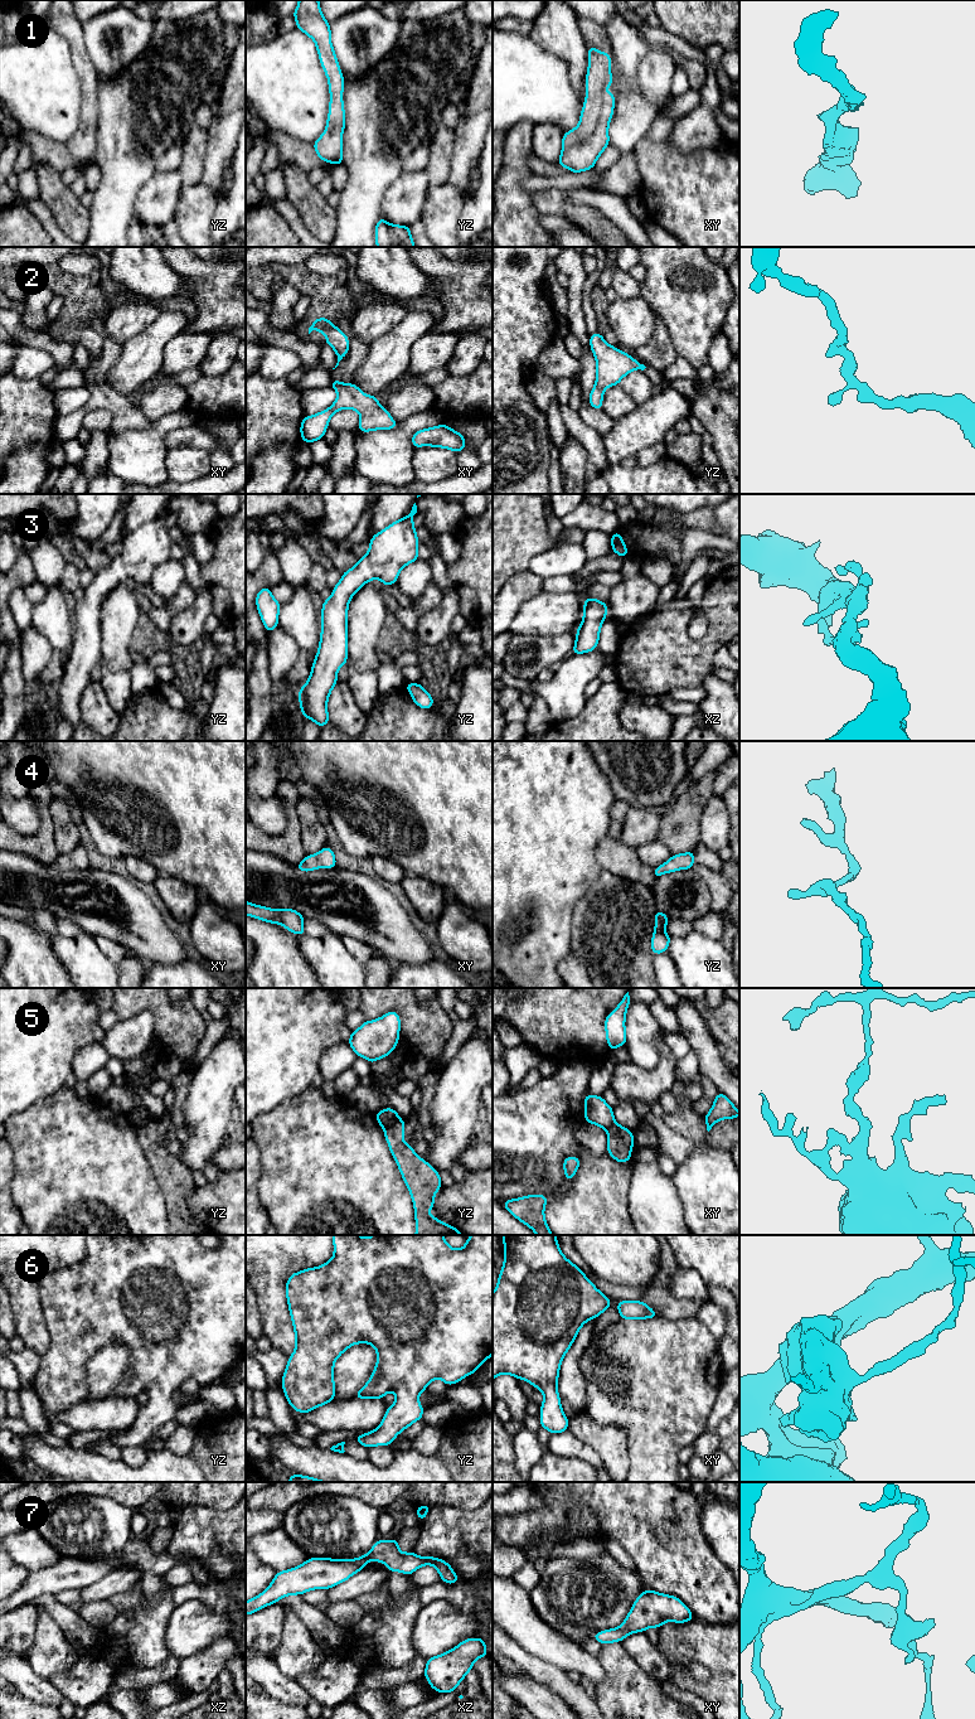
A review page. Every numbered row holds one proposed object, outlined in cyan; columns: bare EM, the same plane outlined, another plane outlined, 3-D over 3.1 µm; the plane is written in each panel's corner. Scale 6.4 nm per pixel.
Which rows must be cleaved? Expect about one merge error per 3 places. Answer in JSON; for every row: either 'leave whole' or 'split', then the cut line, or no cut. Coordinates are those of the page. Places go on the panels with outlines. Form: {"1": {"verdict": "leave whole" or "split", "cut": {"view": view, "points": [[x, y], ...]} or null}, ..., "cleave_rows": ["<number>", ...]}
{"1": {"verdict": "leave whole", "cut": null}, "2": {"verdict": "leave whole", "cut": null}, "3": {"verdict": "leave whole", "cut": null}, "4": {"verdict": "leave whole", "cut": null}, "5": {"verdict": "split", "cut": {"view": "yz", "points": [[399, 1118], [384, 1129]]}}, "6": {"verdict": "leave whole", "cut": null}, "7": {"verdict": "leave whole", "cut": null}, "cleave_rows": ["5"]}

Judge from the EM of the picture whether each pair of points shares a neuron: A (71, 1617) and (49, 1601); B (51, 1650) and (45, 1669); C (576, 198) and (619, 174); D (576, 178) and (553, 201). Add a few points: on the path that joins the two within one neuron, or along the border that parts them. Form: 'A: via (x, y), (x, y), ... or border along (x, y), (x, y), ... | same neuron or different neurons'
A: via (66, 1617), (54, 1606) | same neuron
B: via (49, 1655), (45, 1659), (45, 1664) | same neuron
C: border along (588, 189), (615, 193), (620, 197) | different neurons
D: border along (566, 190), (547, 189), (535, 194) | different neurons

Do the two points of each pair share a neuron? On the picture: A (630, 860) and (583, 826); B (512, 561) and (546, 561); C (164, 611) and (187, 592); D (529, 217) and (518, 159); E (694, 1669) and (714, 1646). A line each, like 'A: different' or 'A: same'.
A: different
B: different
C: same
D: same
E: different

